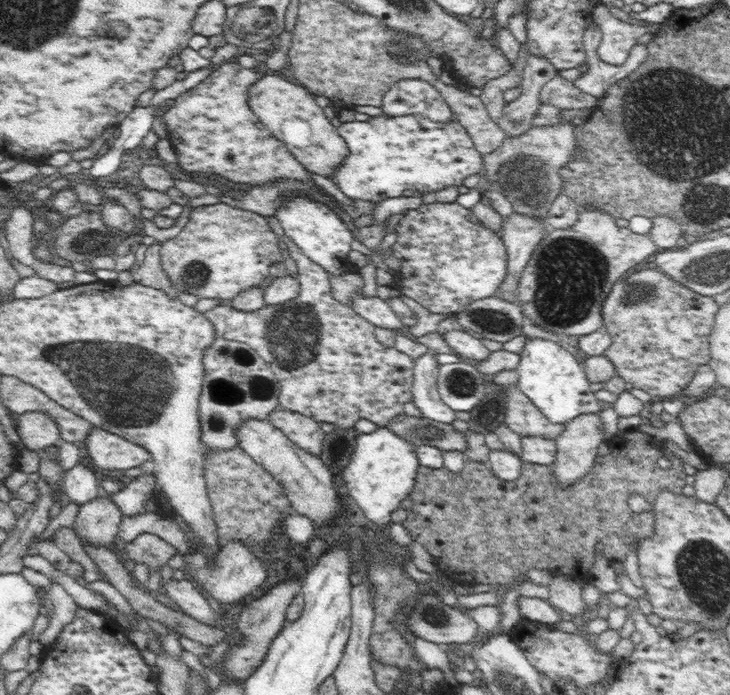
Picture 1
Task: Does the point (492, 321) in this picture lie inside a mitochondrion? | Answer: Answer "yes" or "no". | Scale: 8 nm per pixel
yes

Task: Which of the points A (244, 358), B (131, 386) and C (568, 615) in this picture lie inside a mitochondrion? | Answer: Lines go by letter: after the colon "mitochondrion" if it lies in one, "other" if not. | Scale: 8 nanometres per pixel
A: mitochondrion
B: mitochondrion
C: other

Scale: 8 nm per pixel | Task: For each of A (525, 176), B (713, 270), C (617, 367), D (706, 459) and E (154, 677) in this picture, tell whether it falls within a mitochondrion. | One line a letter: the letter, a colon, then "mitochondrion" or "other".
A: mitochondrion
B: mitochondrion
C: other
D: other
E: other

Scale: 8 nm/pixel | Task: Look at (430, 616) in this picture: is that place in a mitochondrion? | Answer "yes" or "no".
yes

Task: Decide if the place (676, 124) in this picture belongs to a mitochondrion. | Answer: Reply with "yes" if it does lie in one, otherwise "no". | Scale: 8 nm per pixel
yes

